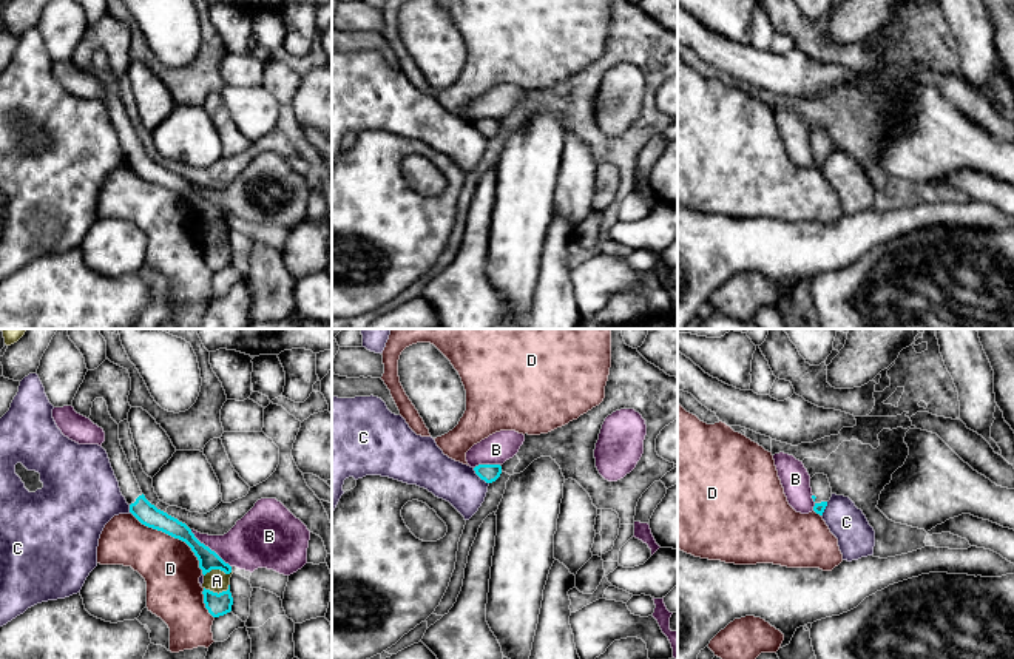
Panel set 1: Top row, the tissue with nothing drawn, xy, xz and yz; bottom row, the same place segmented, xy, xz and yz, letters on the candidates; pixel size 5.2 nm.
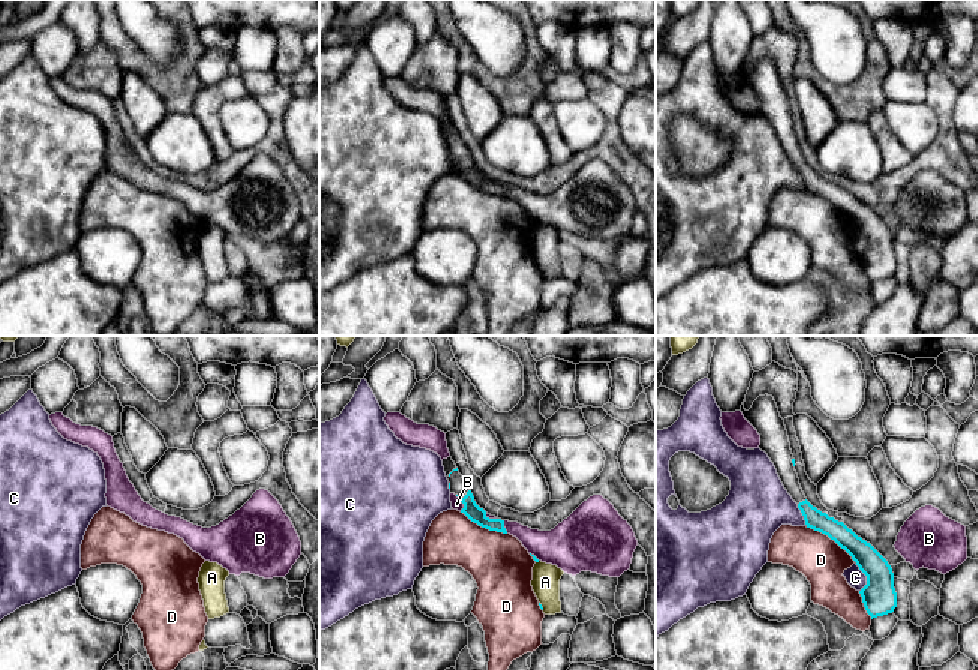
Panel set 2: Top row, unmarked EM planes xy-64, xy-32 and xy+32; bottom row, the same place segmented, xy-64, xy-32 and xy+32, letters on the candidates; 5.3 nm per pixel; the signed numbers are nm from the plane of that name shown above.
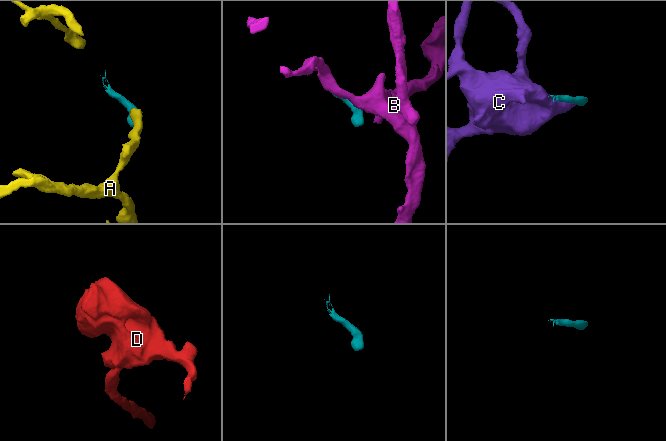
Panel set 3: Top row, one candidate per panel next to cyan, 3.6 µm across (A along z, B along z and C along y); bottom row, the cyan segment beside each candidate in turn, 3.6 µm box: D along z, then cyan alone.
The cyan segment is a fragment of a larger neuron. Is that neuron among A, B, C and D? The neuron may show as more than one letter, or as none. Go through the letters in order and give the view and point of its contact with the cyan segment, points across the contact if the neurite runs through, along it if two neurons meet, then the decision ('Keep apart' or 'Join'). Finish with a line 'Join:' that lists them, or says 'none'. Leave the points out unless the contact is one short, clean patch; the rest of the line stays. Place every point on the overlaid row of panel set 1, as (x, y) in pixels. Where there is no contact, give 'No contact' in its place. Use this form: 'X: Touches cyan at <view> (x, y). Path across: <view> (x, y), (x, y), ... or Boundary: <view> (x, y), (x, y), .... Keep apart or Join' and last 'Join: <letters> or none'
A: Touches cyan at xy (216, 593). Boundary: xy (229, 584), (226, 590), (218, 593), (204, 587). Keep apart
B: Touches cyan at xy (209, 548). Keep apart
C: Touches cyan at xz (480, 477). Keep apart
D: Touches cyan at xy (173, 536). Keep apart
Join: none

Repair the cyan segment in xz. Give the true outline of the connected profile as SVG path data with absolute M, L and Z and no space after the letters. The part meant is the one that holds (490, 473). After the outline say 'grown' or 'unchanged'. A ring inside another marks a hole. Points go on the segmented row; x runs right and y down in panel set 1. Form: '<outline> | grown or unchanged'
M478 465L474 468L475 474L486 483L495 482L502 474L500 465Z | unchanged

